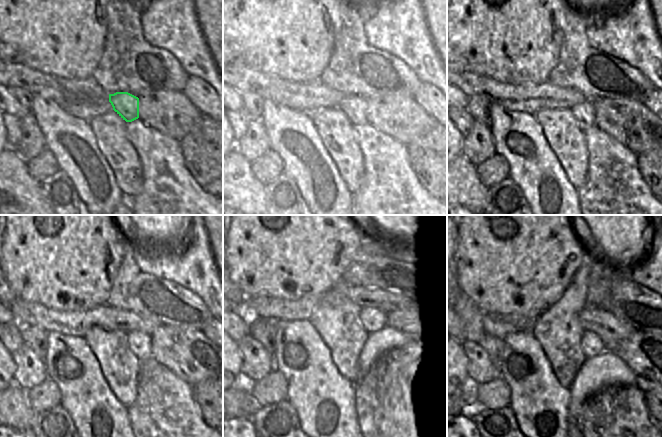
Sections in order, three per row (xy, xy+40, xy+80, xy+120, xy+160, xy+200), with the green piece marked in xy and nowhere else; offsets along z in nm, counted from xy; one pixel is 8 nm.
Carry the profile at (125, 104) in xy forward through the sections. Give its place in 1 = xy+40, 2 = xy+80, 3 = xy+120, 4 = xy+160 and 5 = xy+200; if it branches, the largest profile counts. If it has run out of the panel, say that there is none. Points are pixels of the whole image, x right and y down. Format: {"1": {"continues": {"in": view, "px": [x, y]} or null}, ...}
{"1": {"continues": {"in": "xy+40", "px": [355, 107]}}, "2": {"continues": {"in": "xy+80", "px": [584, 113]}}, "3": {"continues": {"in": "xy+120", "px": [139, 342]}}, "4": {"continues": {"in": "xy+160", "px": [378, 344]}}, "5": {"continues": {"in": "xy+200", "px": [591, 345]}}}

